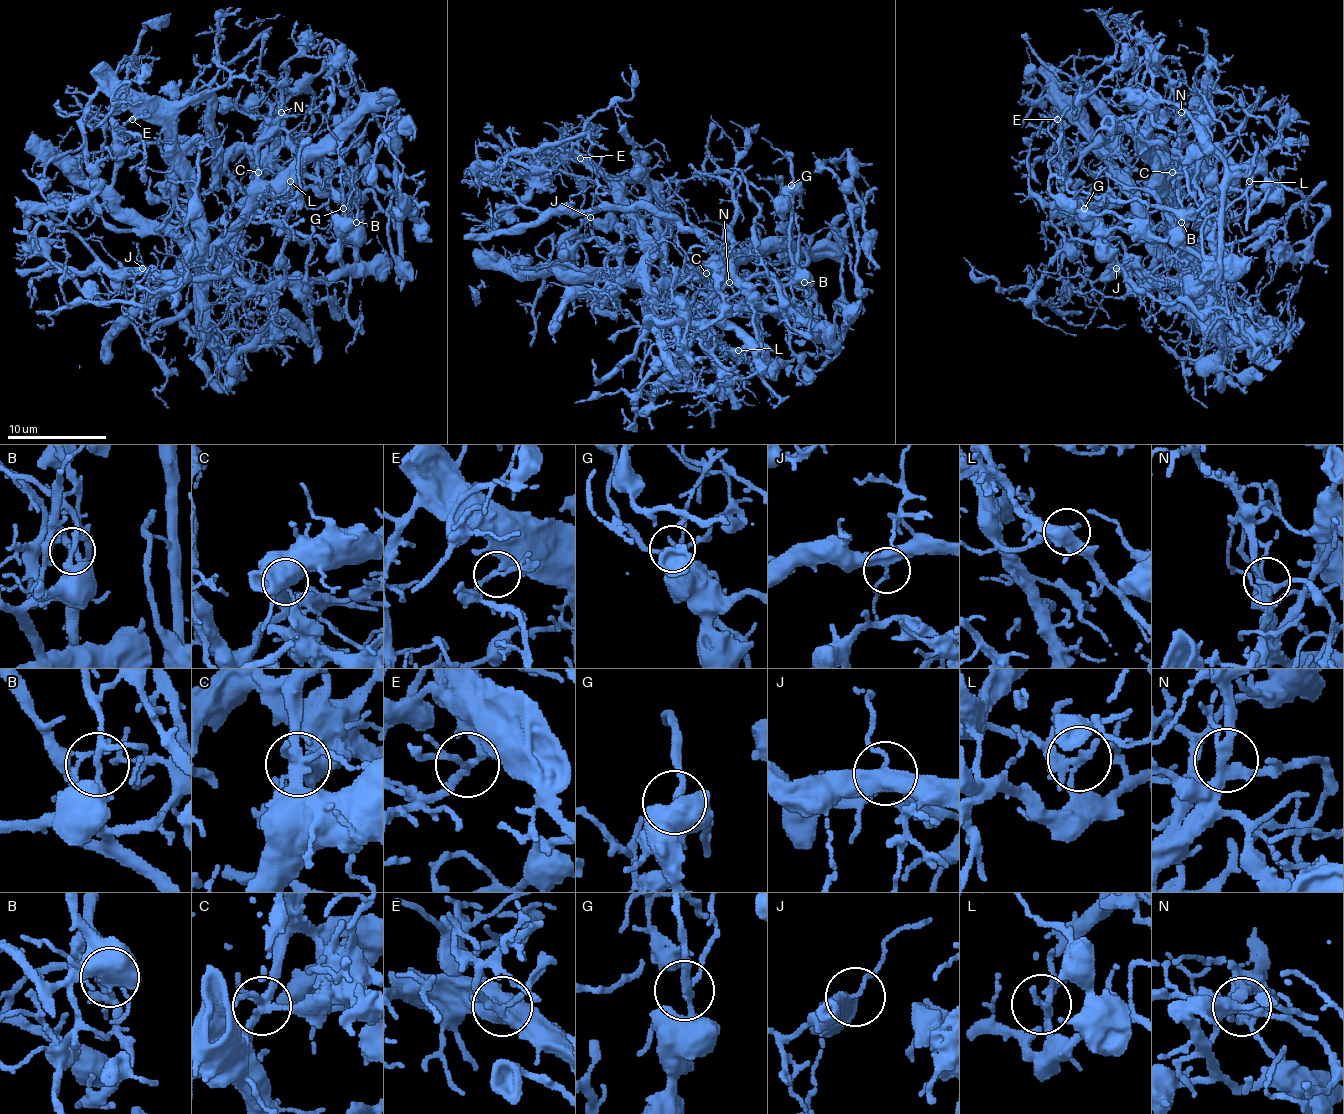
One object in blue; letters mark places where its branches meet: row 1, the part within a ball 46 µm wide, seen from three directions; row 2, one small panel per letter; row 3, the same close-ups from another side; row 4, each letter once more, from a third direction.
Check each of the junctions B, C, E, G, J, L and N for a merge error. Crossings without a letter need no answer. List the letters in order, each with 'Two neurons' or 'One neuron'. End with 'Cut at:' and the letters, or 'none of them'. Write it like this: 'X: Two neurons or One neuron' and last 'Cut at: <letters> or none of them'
B: Two neurons
C: Two neurons
E: One neuron
G: One neuron
J: One neuron
L: Two neurons
N: One neuron
Cut at: B, C, L

